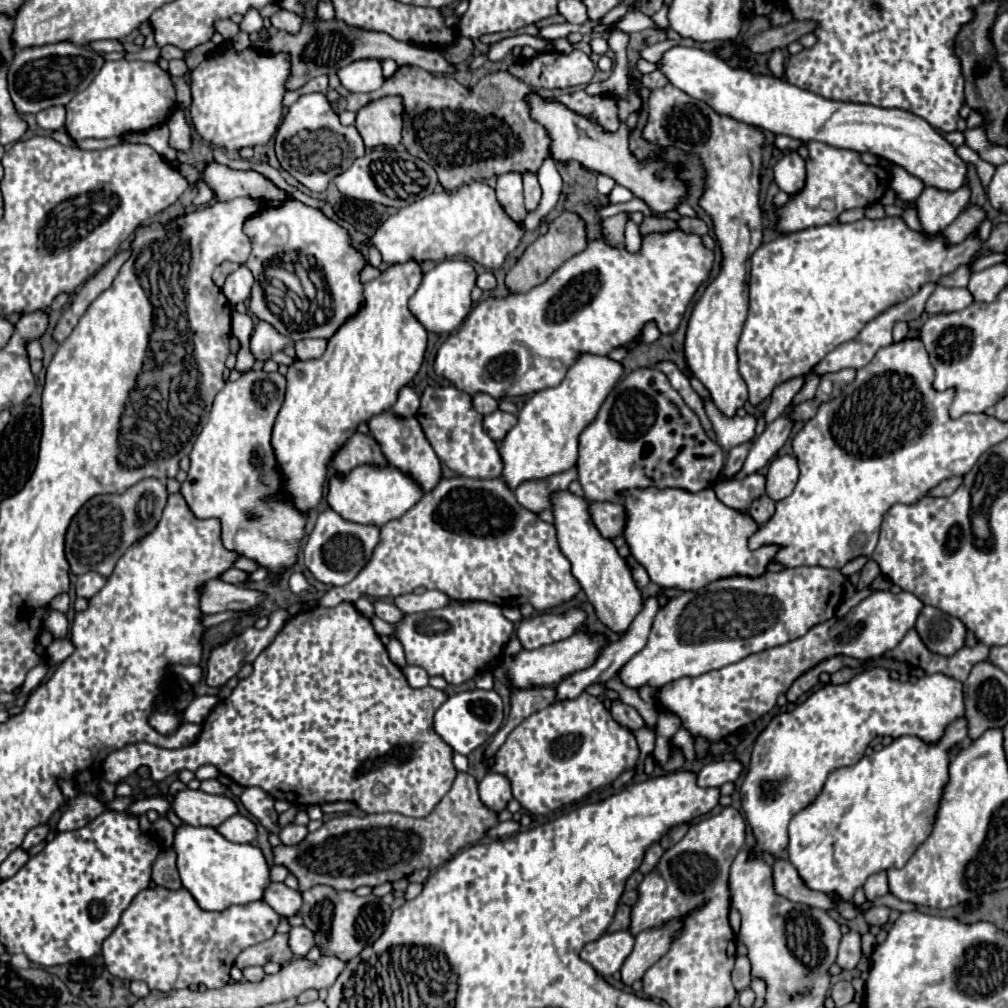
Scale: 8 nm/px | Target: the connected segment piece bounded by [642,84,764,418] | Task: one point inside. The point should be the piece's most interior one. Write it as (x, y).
(731, 151)

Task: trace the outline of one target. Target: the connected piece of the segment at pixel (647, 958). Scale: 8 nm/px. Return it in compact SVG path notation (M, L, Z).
M670 922L660 928L640 932L636 936L634 950L630 952L630 956L624 960L620 968L622 984L632 986L632 982L640 980L644 972L668 952L668 946L678 932L680 932L680 922Z

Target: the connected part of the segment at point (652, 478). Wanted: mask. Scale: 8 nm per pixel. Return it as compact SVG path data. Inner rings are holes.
M638 368L622 380L618 390L608 394L594 422L582 430L576 468L586 500L618 502L618 492L624 488L672 486L700 492L716 482L722 464L722 448L706 436L698 416L682 402L666 374ZM648 414L654 416L652 424Z

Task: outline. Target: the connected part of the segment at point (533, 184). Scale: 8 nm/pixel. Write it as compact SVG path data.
M530 172L522 174L524 178L524 198L526 198L526 208L528 210L534 210L540 202L540 184L538 184L538 178Z

